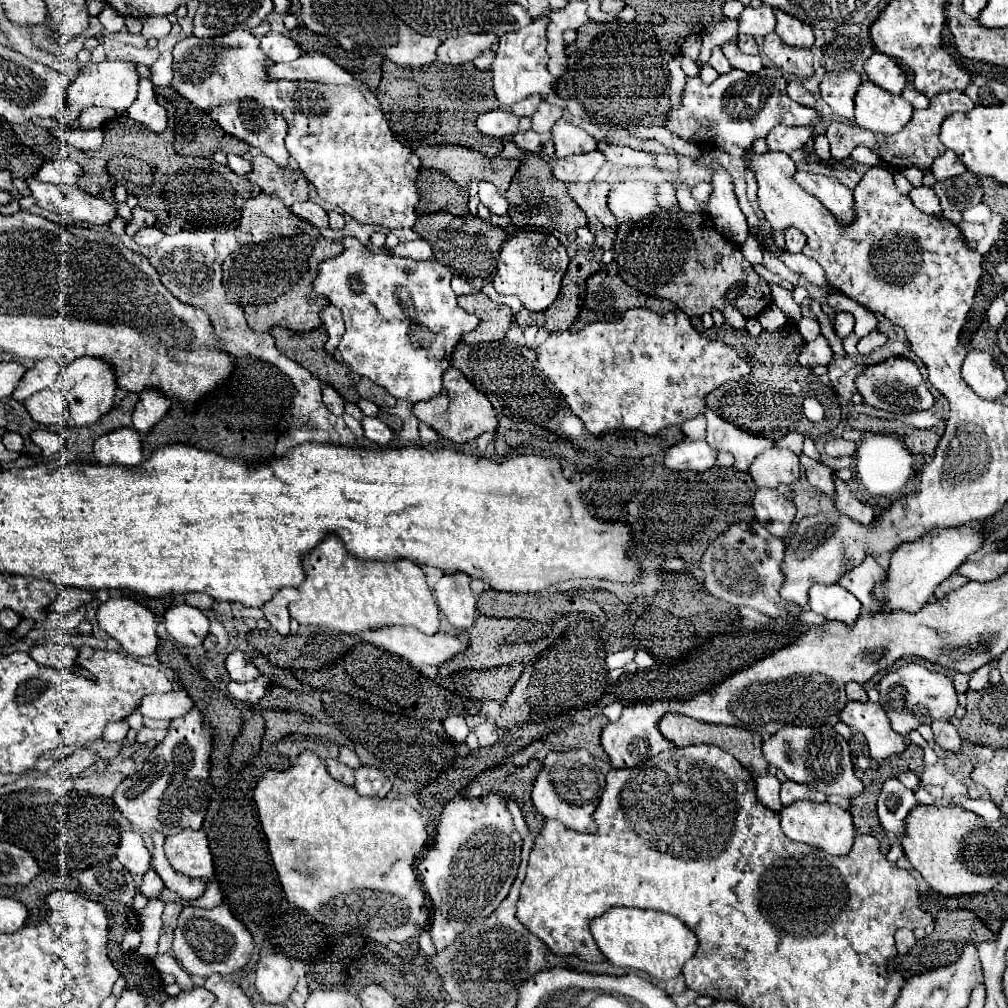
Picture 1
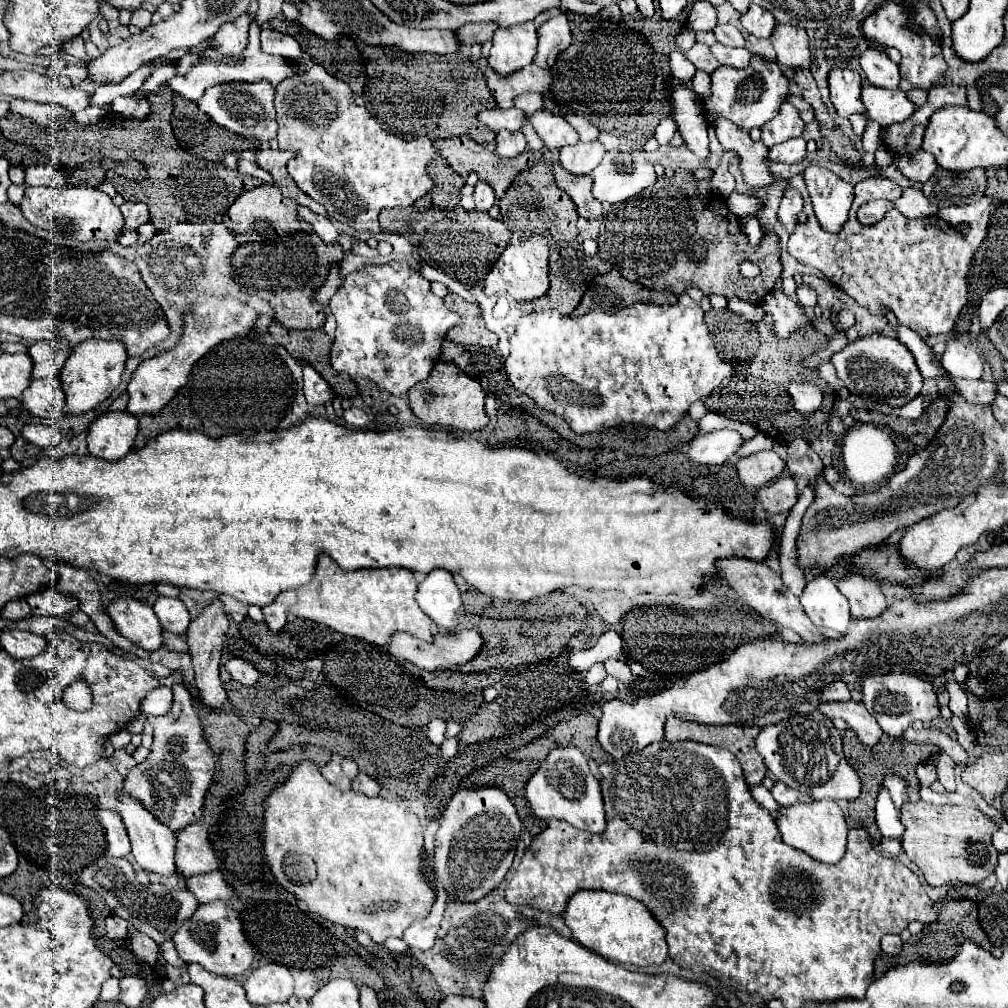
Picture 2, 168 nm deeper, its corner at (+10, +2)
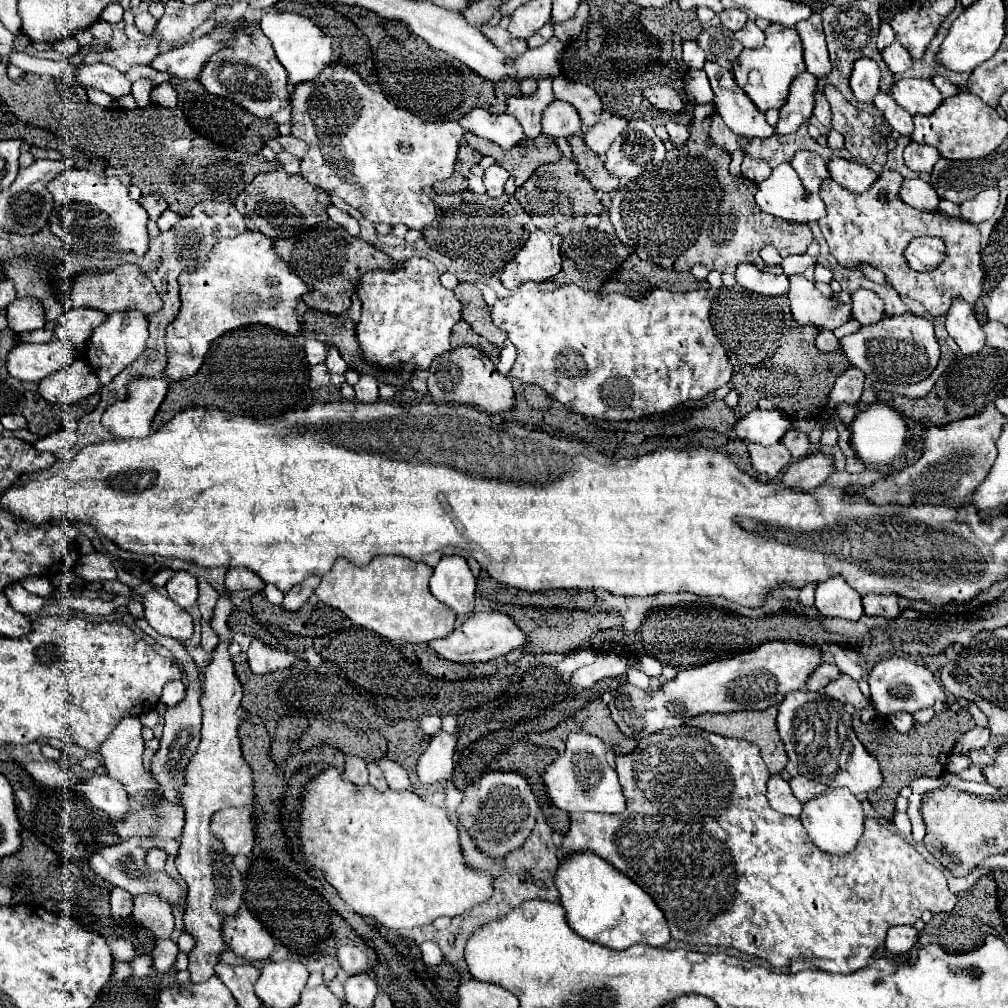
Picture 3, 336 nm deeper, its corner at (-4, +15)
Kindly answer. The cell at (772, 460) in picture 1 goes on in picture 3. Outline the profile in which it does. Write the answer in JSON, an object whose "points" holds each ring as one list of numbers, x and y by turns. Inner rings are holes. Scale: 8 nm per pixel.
{"points":[[750,443,748,445,748,451,750,451,752,467,764,479,776,479,780,475,780,471,786,465,790,465,790,459,792,459,790,457,790,451,782,443,776,443,776,445,770,445,770,447]]}

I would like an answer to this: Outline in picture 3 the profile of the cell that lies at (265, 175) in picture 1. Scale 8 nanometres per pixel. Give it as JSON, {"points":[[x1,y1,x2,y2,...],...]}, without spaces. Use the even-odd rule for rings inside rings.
{"points":[[286,135,286,137,278,137,278,143,292,155,298,155,298,157,304,157,304,153,308,151,308,145,300,139,296,139,294,135]]}

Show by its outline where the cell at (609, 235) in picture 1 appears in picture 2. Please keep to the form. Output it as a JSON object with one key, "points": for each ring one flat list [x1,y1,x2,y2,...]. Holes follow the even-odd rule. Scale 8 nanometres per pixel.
{"points":[[554,166,554,176,556,176,556,186,568,192,568,196,574,198,574,202,580,204,580,208,592,196,592,176,572,176,564,172,560,166],[562,184,566,188,562,188]]}

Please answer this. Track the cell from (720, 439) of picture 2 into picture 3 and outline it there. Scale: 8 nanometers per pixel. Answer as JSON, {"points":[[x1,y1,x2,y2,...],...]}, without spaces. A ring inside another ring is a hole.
{"points":[[756,409,736,423,734,433,738,439,750,443,774,445,784,437,784,433,790,429,792,423,794,419,780,409,770,409,770,411]]}

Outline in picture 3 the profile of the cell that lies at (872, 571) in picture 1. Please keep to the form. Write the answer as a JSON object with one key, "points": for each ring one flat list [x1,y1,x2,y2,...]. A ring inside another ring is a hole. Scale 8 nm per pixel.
{"points":[[864,595,862,597,862,605,864,605,864,613,868,617,886,617,886,619,894,619,900,615,900,607,898,607,898,597,896,595]]}

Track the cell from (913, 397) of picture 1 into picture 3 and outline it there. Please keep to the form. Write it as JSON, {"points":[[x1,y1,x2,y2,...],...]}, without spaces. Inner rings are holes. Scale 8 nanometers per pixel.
{"points":[[912,313,886,317,874,325,862,325,854,335,842,337,840,343,852,367,864,371,872,381,886,383,918,383,936,369,940,357,940,345,934,337,932,323]]}

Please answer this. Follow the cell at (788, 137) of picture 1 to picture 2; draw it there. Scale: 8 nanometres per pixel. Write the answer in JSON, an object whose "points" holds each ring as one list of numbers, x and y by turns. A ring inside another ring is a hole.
{"points":[[784,100,780,114,762,126,762,142,768,148,772,148,774,144,800,136,802,130,804,130,804,120,800,118,798,110]]}

